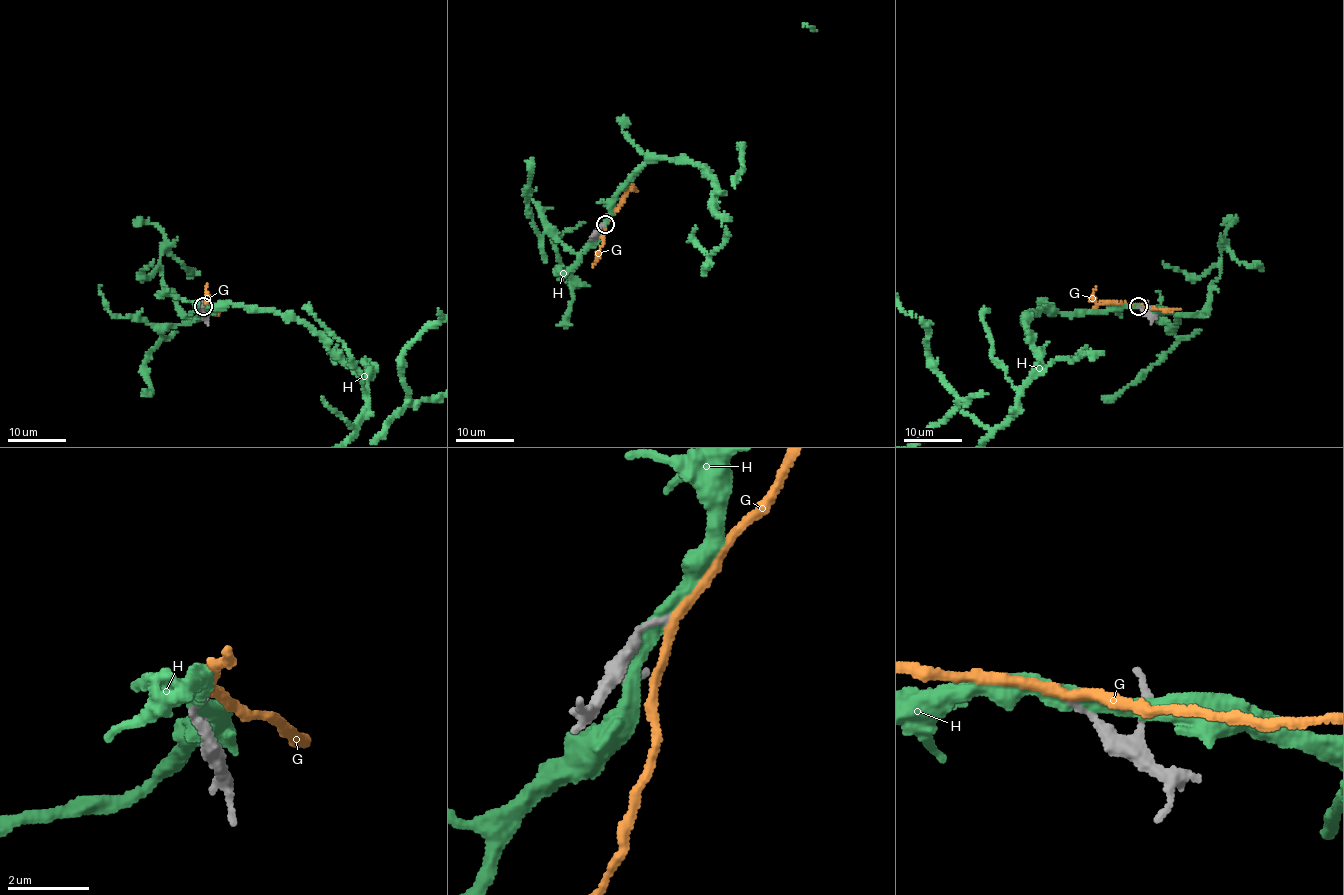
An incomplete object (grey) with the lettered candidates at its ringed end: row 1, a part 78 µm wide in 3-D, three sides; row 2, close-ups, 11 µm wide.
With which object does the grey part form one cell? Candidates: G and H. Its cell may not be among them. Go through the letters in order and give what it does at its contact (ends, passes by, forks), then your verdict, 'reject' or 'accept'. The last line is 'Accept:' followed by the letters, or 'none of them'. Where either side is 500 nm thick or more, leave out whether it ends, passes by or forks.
G: it passes by; reject
H: it passes by; reject
Accept: none of them

